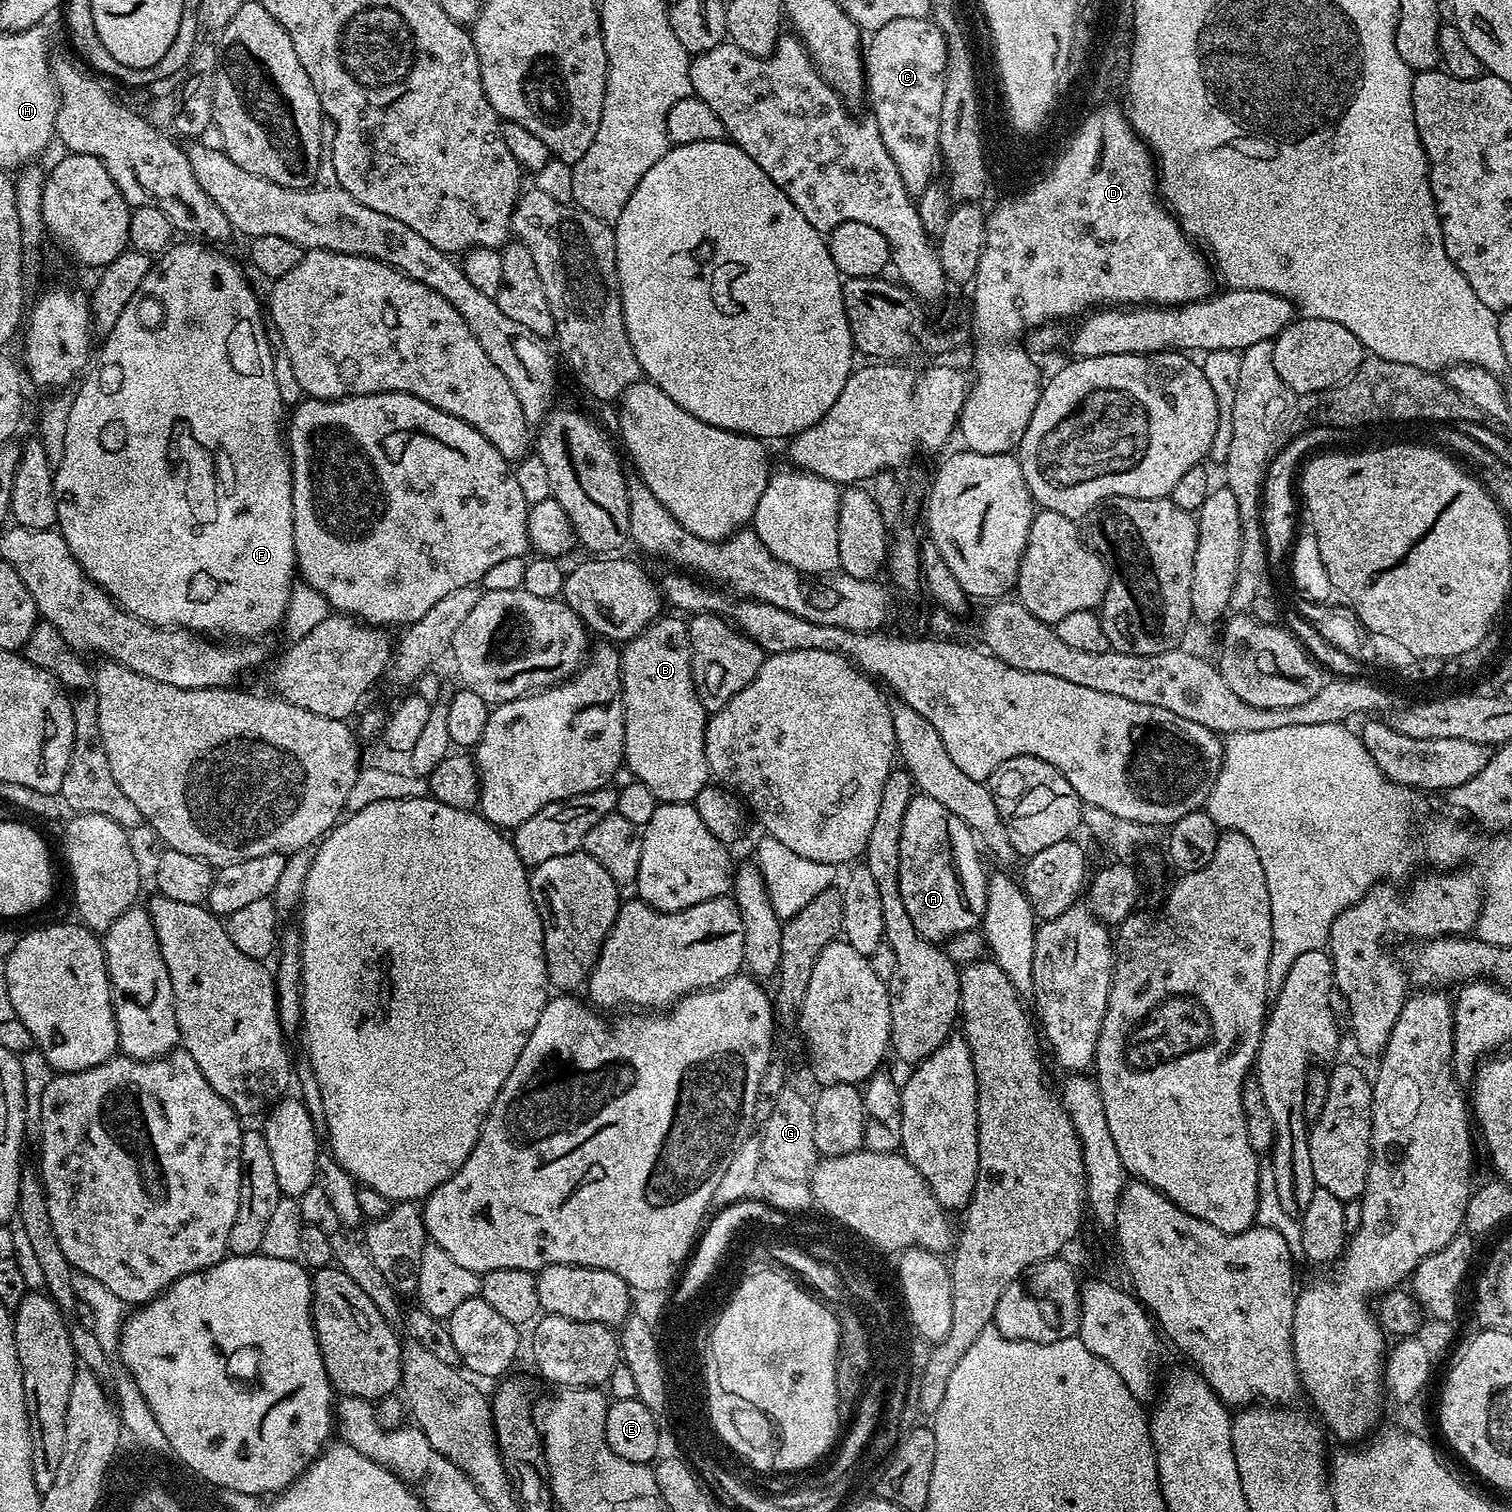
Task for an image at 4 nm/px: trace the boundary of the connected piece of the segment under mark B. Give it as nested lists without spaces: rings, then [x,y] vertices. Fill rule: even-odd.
[[[661,615],[645,632],[639,632],[633,640],[627,641],[620,652],[620,680],[622,681],[622,694],[624,695],[624,758],[623,763],[626,768],[632,771],[631,775],[637,780],[641,780],[655,794],[657,801],[665,804],[687,804],[695,801],[705,787],[710,784],[710,773],[706,762],[706,750],[704,749],[704,735],[708,725],[709,713],[706,711],[704,703],[696,693],[694,678],[692,677],[692,647],[688,641],[687,623],[679,615]]]

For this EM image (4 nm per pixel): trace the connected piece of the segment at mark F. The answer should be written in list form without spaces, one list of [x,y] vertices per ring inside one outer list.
[[[184,242],[188,244],[173,243],[168,251],[163,253],[153,263],[152,268],[146,274],[142,286],[134,290],[134,298],[126,302],[126,310],[114,322],[114,330],[110,330],[108,336],[103,337],[101,346],[98,348],[98,355],[94,363],[87,369],[86,375],[79,381],[80,389],[72,396],[70,406],[70,419],[66,421],[66,450],[62,454],[59,464],[55,465],[52,485],[56,495],[56,523],[58,531],[64,537],[66,546],[70,546],[70,554],[82,566],[84,573],[100,585],[120,607],[125,608],[131,616],[136,616],[155,628],[186,628],[189,632],[197,634],[204,632],[220,631],[228,638],[239,638],[244,642],[252,642],[256,636],[264,636],[267,632],[272,632],[281,627],[284,619],[284,611],[288,609],[288,599],[294,587],[294,579],[298,569],[296,566],[296,551],[294,550],[294,506],[292,505],[292,461],[288,459],[288,446],[286,443],[286,405],[278,394],[278,385],[274,382],[274,358],[270,350],[270,342],[264,333],[266,323],[265,317],[260,317],[262,312],[262,300],[252,293],[252,288],[248,285],[248,280],[244,277],[244,272],[227,256],[224,252],[219,252],[219,247],[205,246],[200,242]]]

